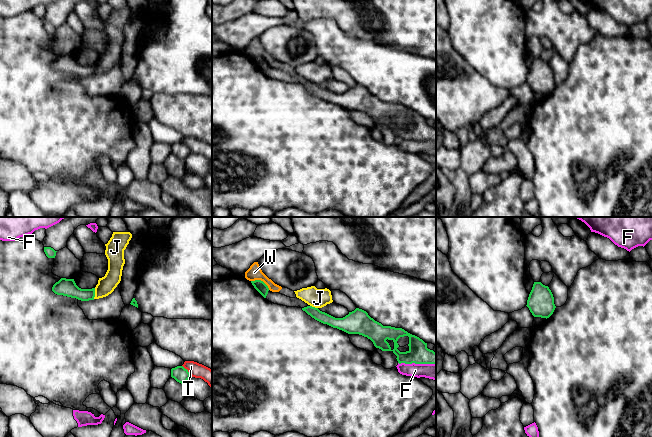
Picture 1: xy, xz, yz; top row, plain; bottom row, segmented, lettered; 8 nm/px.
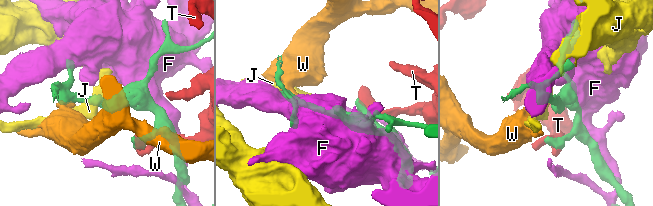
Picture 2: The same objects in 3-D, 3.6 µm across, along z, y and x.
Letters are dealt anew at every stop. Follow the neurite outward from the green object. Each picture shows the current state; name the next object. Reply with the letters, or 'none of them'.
none of them

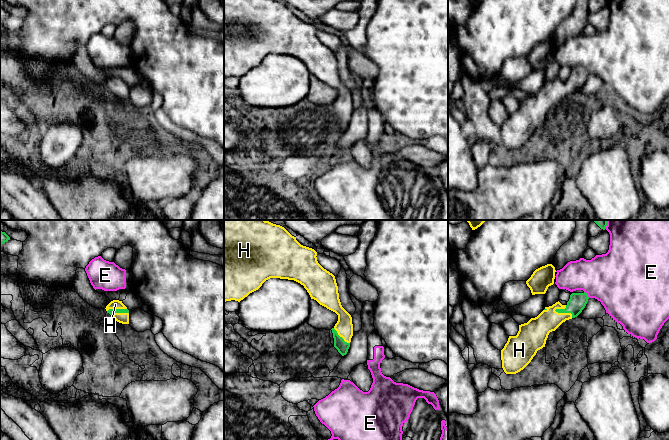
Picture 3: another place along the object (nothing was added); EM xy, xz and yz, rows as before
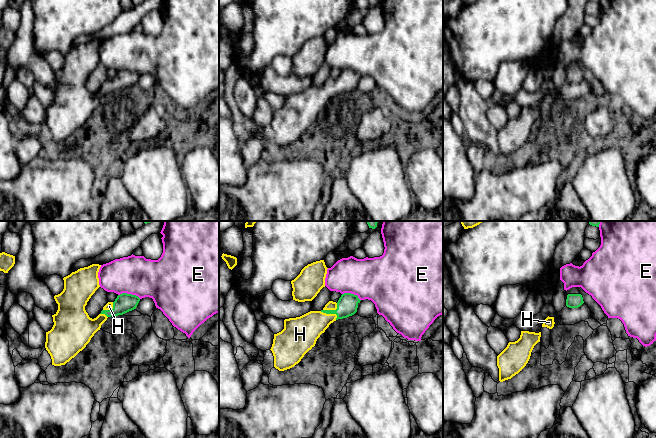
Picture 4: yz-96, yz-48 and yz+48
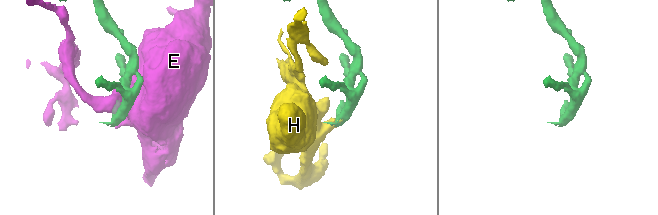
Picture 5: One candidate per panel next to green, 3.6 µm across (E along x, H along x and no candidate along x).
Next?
H

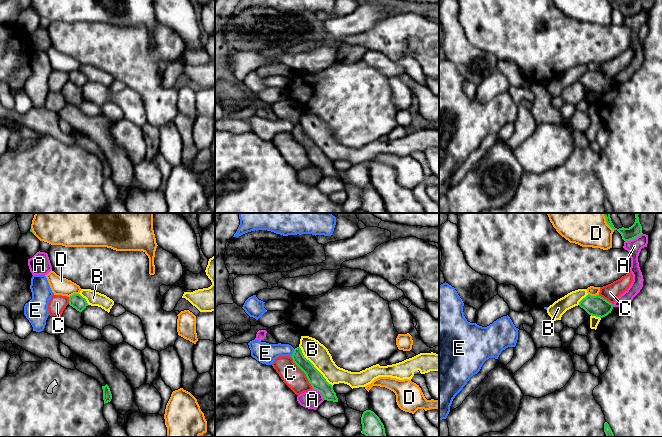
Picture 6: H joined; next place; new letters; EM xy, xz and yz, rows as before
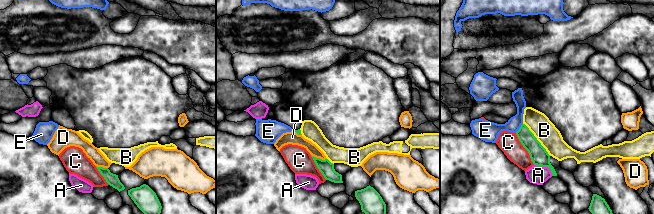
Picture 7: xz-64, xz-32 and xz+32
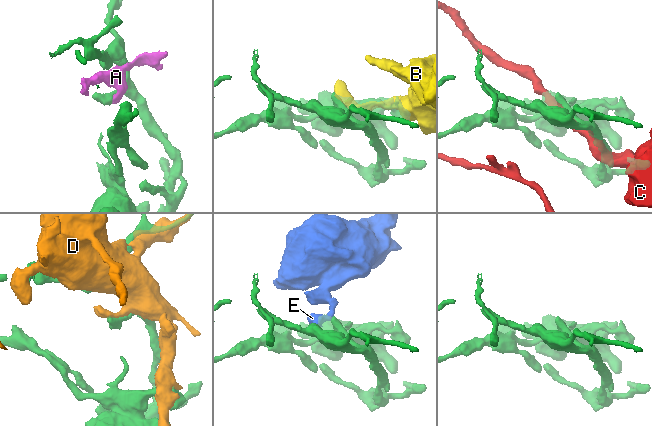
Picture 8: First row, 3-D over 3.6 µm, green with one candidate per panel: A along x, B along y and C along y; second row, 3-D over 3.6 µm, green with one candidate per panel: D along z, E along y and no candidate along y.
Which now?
none of them

